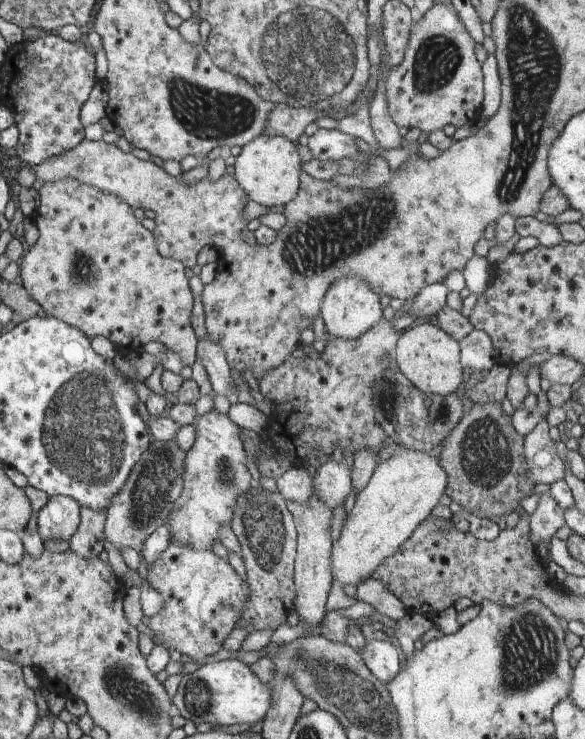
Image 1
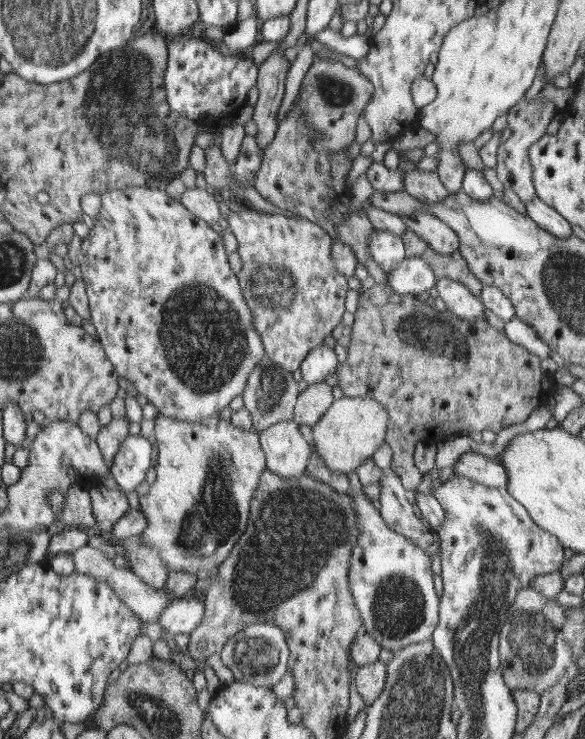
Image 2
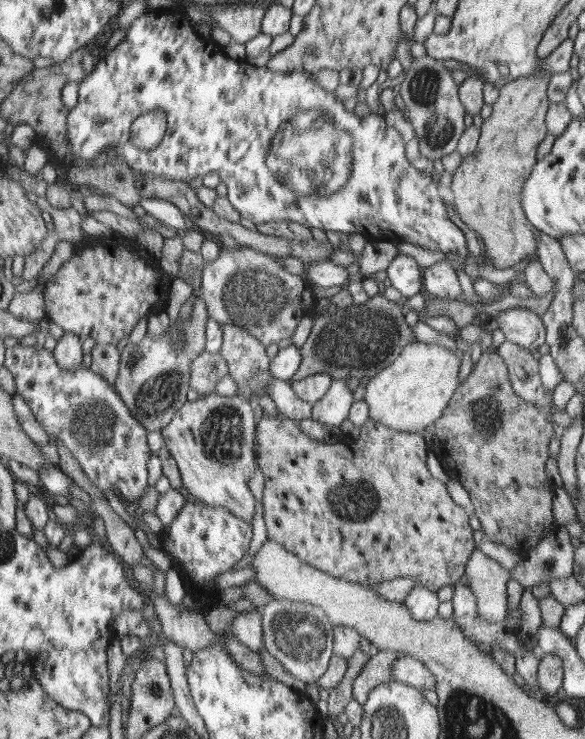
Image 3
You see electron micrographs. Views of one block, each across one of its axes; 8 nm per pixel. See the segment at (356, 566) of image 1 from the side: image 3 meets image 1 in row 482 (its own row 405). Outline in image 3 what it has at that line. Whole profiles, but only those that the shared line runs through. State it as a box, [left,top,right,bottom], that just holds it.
[363,340,461,432]

